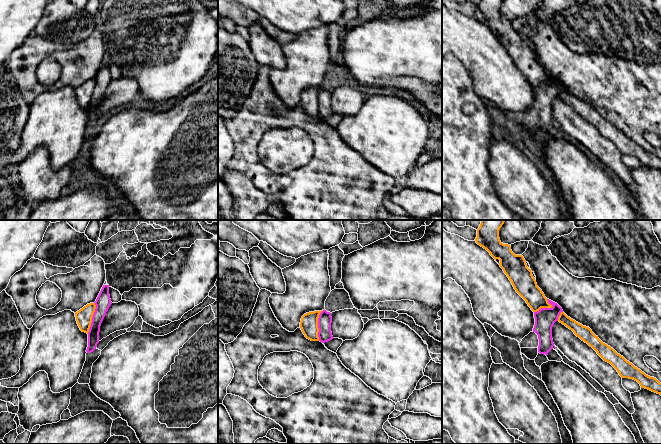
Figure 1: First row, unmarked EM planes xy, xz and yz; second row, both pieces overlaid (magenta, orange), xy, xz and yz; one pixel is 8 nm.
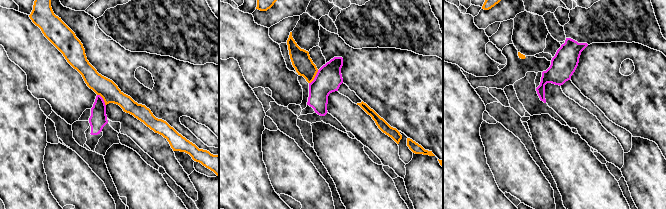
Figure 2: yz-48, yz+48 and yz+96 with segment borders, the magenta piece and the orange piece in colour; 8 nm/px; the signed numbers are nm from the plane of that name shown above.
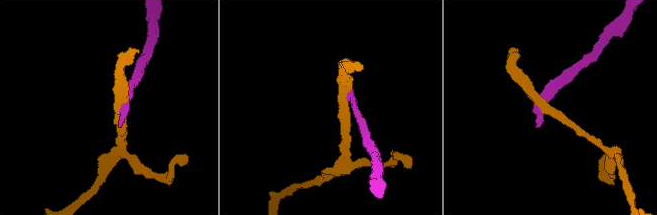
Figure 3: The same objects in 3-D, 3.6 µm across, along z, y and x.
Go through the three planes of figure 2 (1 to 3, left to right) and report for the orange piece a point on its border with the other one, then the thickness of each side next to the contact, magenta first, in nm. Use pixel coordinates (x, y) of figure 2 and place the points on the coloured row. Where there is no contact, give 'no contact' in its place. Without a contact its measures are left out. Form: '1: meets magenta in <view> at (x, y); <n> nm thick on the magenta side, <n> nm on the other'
1: meets magenta in yz-48 at (102, 99); 140 nm thick on the magenta side, 160 nm on the other
2: meets magenta in yz+48 at (315, 77); 220 nm thick on the magenta side, 160 nm on the other
3: no contact

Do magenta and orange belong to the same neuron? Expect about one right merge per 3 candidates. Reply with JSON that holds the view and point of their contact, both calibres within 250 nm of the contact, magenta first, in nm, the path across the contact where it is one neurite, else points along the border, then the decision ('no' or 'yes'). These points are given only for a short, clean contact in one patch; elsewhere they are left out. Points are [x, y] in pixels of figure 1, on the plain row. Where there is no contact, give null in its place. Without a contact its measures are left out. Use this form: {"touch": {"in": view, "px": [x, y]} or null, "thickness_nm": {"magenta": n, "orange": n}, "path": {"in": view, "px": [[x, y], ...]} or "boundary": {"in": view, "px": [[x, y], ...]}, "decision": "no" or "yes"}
{"touch": {"in": "xy", "px": [92, 94]}, "thickness_nm": {"magenta": 120, "orange": 130}, "boundary": {"in": "xy", "px": [[94, 78], [95, 85], [87, 109]]}, "decision": "no"}

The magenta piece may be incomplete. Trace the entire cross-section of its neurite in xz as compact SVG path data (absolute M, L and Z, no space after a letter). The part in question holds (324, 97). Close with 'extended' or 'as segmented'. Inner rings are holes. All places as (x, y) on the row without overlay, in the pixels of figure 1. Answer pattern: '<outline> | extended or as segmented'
M325 85L320 89L318 94L318 113L319 117L322 119L328 118L333 115L331 108L332 93L331 89L327 88Z | as segmented

